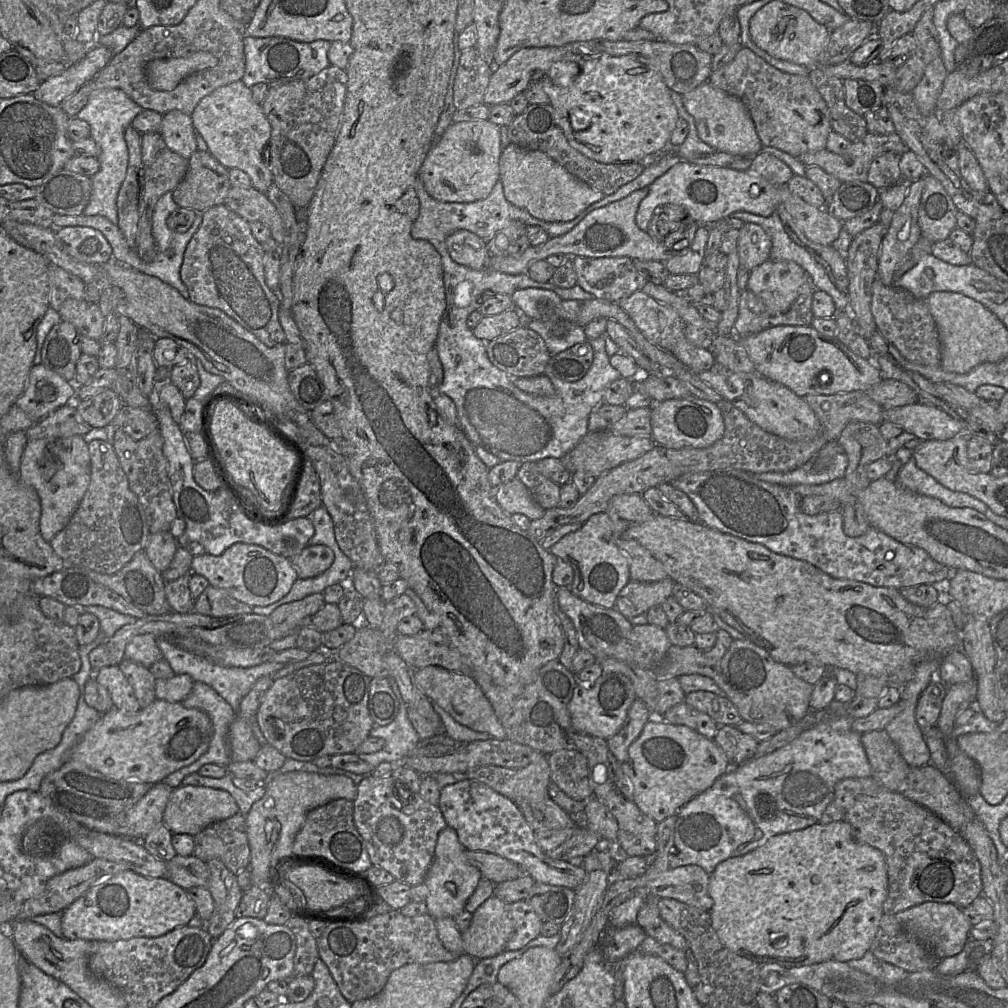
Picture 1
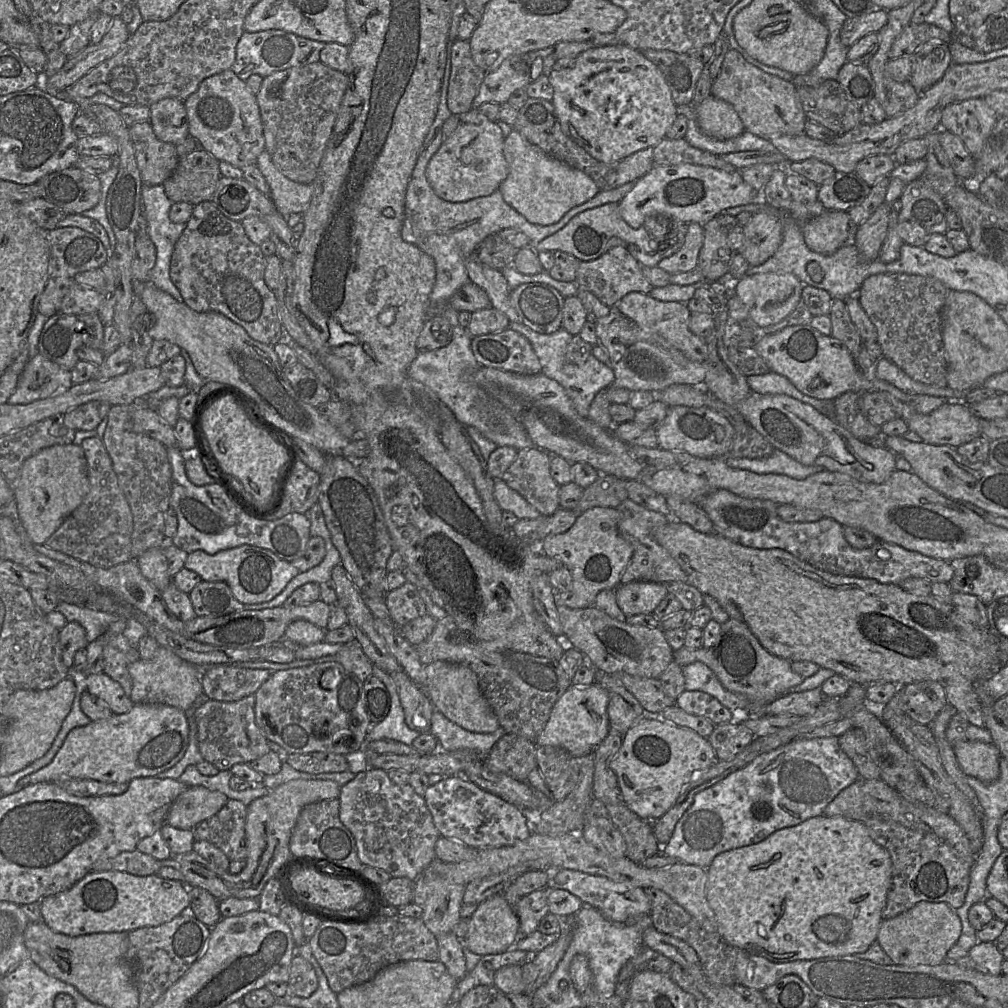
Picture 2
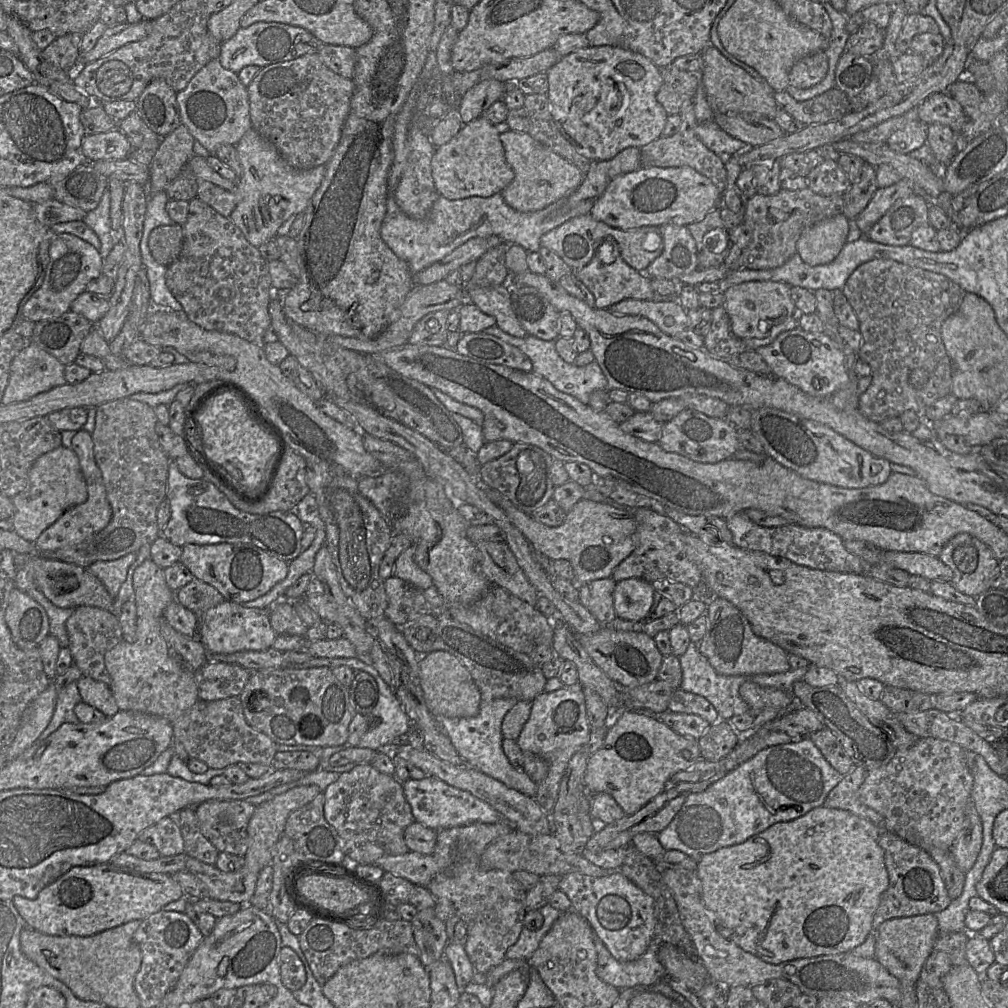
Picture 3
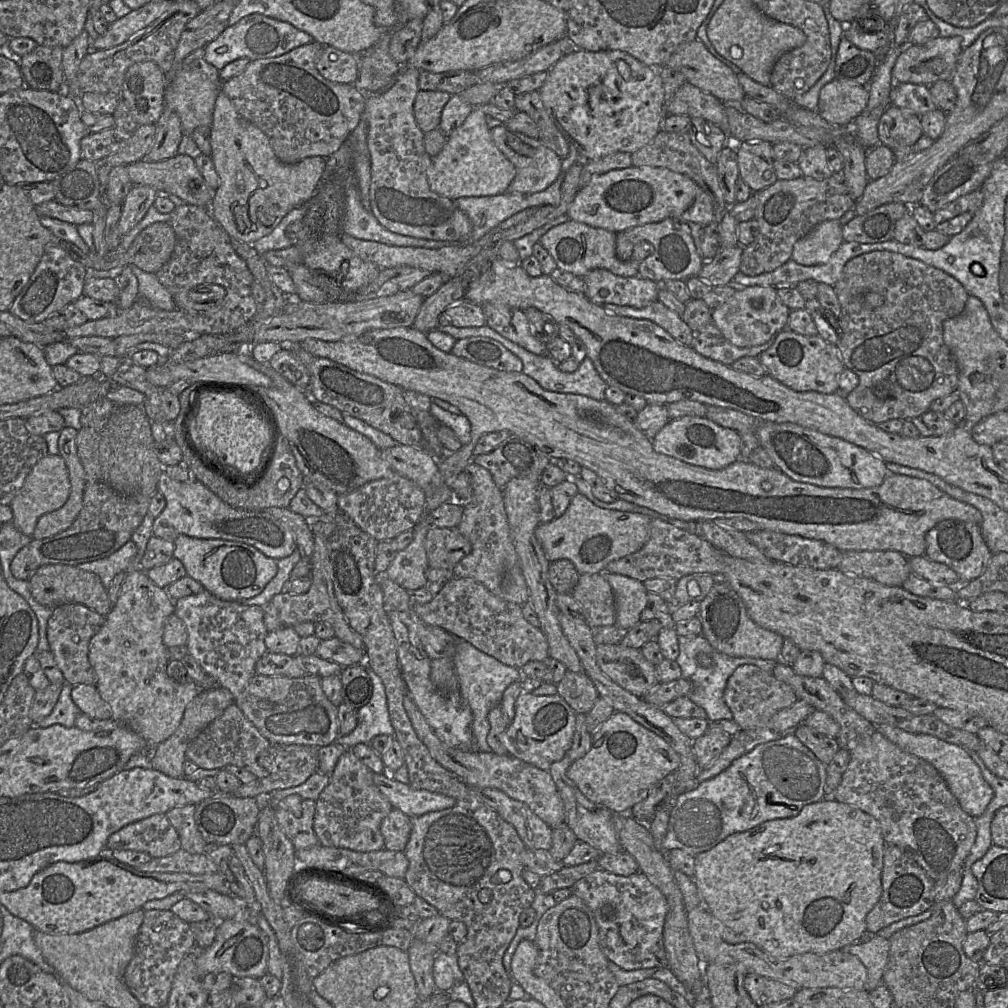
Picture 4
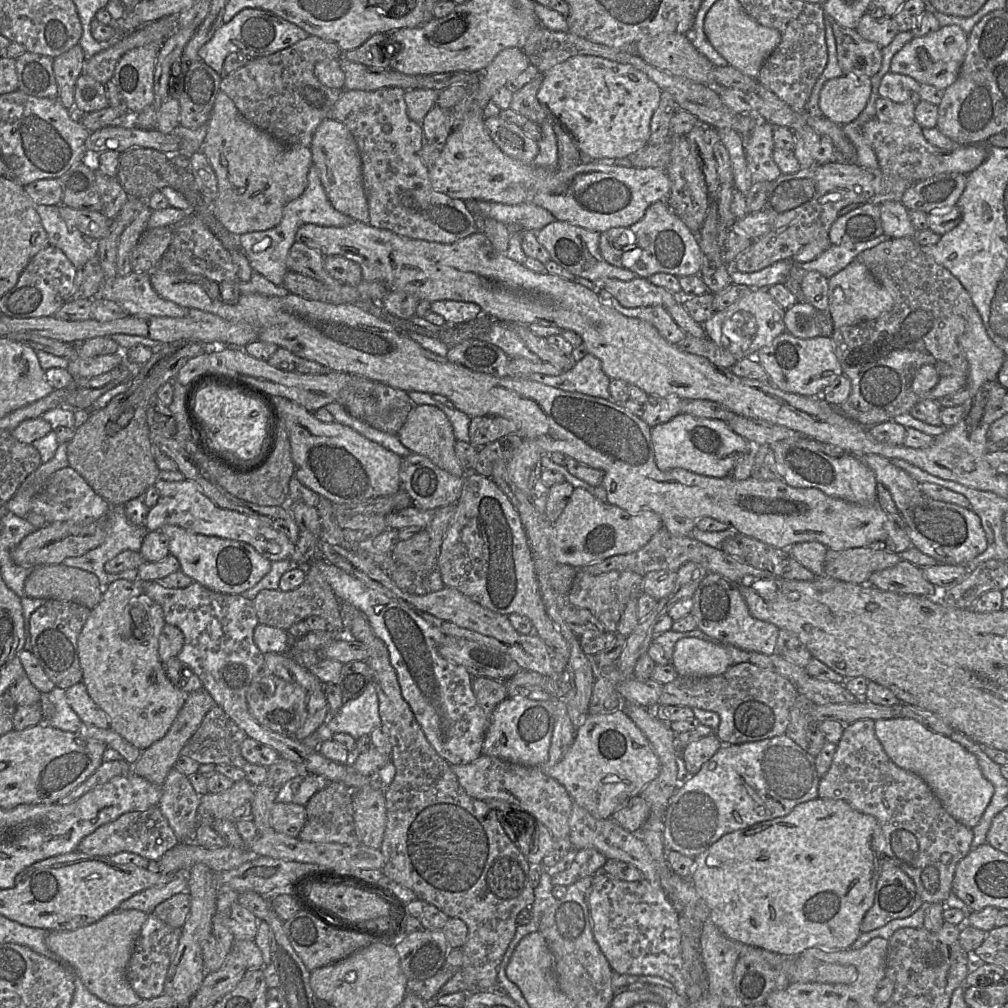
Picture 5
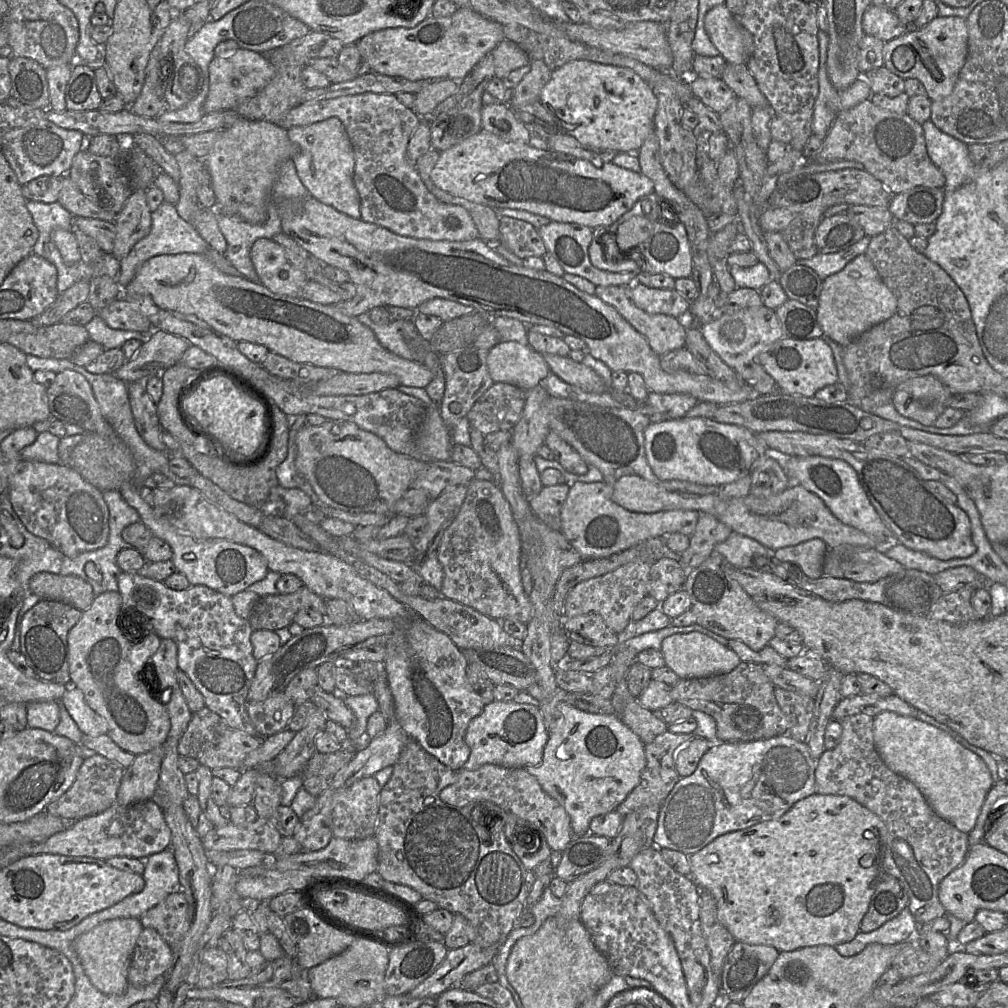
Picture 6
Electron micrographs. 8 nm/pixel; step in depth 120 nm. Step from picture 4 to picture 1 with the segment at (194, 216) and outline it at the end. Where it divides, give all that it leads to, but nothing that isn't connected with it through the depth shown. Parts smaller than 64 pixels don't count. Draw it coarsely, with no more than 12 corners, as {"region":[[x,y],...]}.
{"region":[[202,213],[180,277],[267,347],[286,342],[280,296],[250,223]]}

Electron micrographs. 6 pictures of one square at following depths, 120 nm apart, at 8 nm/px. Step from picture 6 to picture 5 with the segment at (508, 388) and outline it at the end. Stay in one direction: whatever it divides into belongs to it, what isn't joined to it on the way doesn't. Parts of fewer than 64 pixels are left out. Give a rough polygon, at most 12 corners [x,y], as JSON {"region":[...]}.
{"region":[[501,416],[471,418],[470,444],[480,449],[518,432]]}

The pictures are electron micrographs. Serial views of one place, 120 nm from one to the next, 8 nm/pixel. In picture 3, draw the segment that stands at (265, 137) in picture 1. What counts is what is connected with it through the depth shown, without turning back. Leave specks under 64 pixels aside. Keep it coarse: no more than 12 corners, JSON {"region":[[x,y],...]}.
{"region":[[218,59],[176,93],[209,153],[252,128],[247,87]]}

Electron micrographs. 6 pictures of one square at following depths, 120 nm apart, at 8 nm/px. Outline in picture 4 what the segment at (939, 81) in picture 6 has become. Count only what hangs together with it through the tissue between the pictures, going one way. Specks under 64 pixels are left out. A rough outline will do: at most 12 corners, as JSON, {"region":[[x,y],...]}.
{"region":[[960,37],[908,45],[892,70],[895,83],[950,80]]}

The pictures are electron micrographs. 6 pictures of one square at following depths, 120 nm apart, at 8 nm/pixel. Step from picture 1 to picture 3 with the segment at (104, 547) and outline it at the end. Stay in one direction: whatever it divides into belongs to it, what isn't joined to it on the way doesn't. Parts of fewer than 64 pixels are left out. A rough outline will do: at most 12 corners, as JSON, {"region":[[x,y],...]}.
{"region":[[77,431],[70,448],[87,486],[67,509],[39,535],[39,551],[79,544],[111,520],[92,435]]}

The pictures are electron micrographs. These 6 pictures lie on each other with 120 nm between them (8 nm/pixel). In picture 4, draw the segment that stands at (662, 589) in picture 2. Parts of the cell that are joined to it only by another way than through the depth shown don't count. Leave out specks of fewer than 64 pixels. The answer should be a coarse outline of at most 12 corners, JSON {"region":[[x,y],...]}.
{"region":[[605,573],[616,605],[615,624],[640,622],[647,604],[643,582]]}

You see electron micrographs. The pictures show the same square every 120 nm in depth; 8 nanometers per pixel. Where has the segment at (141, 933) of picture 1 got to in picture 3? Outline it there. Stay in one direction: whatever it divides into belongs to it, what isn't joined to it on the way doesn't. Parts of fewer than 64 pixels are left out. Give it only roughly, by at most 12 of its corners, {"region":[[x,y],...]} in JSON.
{"region":[[74,867],[12,903],[27,927],[87,937],[184,895],[172,875]]}

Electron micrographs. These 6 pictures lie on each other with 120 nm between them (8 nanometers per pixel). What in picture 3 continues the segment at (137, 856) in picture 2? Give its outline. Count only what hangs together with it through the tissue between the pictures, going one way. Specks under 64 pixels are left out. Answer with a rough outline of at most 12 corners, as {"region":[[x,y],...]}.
{"region":[[122,853],[110,862],[145,873],[186,871],[186,853],[143,860]]}

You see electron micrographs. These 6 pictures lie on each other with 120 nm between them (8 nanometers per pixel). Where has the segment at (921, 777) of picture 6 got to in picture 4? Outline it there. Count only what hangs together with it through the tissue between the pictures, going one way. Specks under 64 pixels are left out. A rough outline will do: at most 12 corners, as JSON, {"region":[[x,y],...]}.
{"region":[[889,724],[890,742],[931,764],[968,815],[994,796],[966,750]]}

